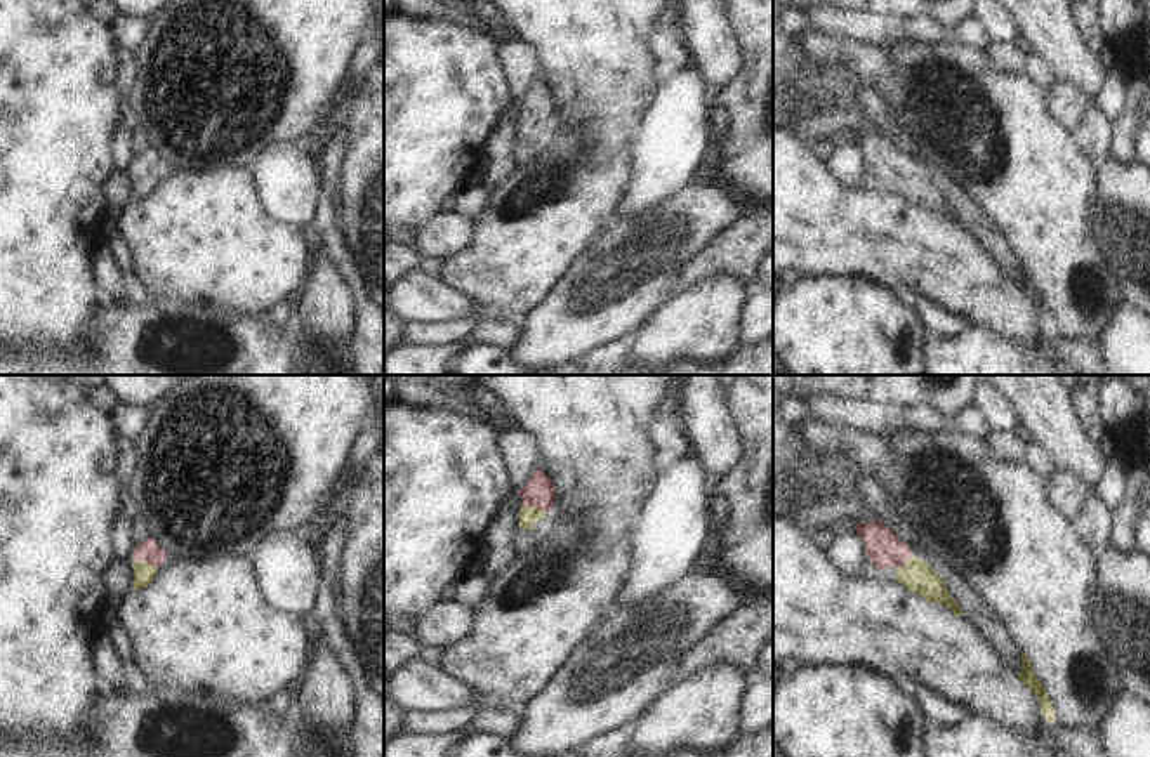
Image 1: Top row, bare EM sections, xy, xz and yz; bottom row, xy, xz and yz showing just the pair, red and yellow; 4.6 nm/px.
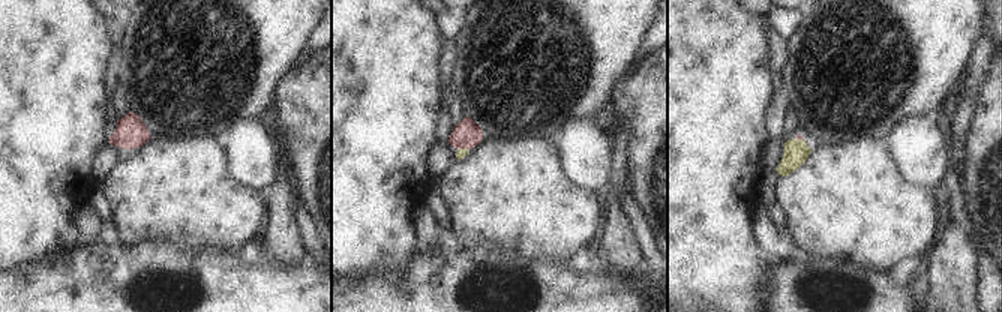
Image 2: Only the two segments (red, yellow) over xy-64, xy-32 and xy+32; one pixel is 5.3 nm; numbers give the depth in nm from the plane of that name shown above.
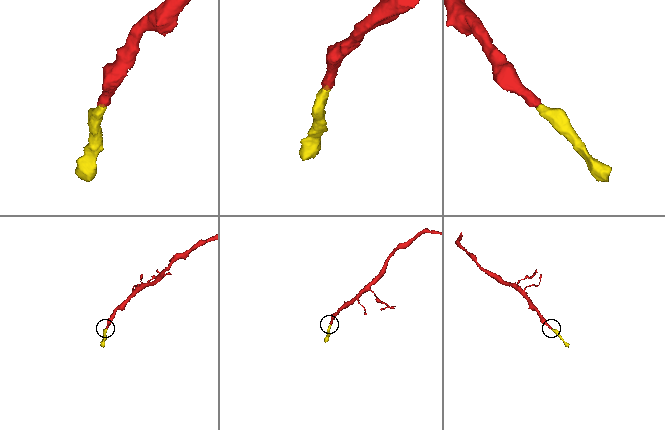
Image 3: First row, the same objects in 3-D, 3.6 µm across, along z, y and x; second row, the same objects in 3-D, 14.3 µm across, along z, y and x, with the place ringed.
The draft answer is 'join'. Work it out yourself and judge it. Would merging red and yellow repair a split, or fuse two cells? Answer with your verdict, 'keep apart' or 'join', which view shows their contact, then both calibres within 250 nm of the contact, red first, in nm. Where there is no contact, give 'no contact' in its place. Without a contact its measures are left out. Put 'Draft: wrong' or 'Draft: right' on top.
Draft: right
join | xy | 100/100 nm

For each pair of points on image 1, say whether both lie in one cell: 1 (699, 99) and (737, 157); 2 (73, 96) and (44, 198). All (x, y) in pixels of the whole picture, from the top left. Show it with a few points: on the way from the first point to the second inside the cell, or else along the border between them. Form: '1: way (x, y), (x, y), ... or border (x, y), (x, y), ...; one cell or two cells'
1: border (711, 89), (716, 105); two cells
2: way (47, 122), (44, 125), (44, 172); one cell

